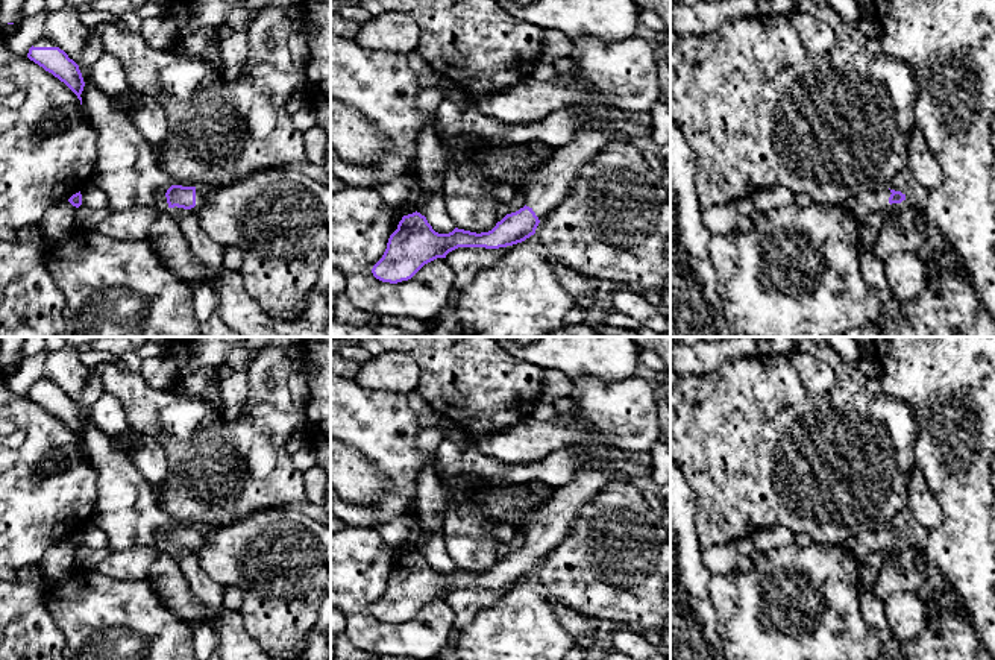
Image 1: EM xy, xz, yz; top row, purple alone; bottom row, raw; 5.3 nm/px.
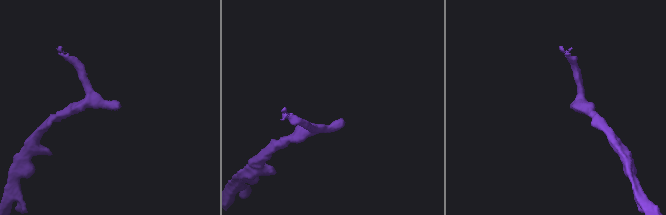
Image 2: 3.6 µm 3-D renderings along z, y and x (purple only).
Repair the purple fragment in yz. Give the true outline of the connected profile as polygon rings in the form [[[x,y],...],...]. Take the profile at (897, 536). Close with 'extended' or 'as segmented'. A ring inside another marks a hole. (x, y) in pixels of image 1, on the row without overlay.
[[[883,528],[878,531],[869,531],[843,542],[843,548],[858,561],[871,552],[890,552],[906,540],[906,534],[901,531]]]; extended

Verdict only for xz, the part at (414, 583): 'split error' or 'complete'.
split error

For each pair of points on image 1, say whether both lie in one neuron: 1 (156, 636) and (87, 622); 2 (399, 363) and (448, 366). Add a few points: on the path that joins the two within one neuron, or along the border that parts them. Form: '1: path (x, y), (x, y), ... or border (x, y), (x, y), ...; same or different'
1: path (140, 636), (120, 636), (103, 622); same
2: border (402, 352), (419, 366), (416, 389); different

